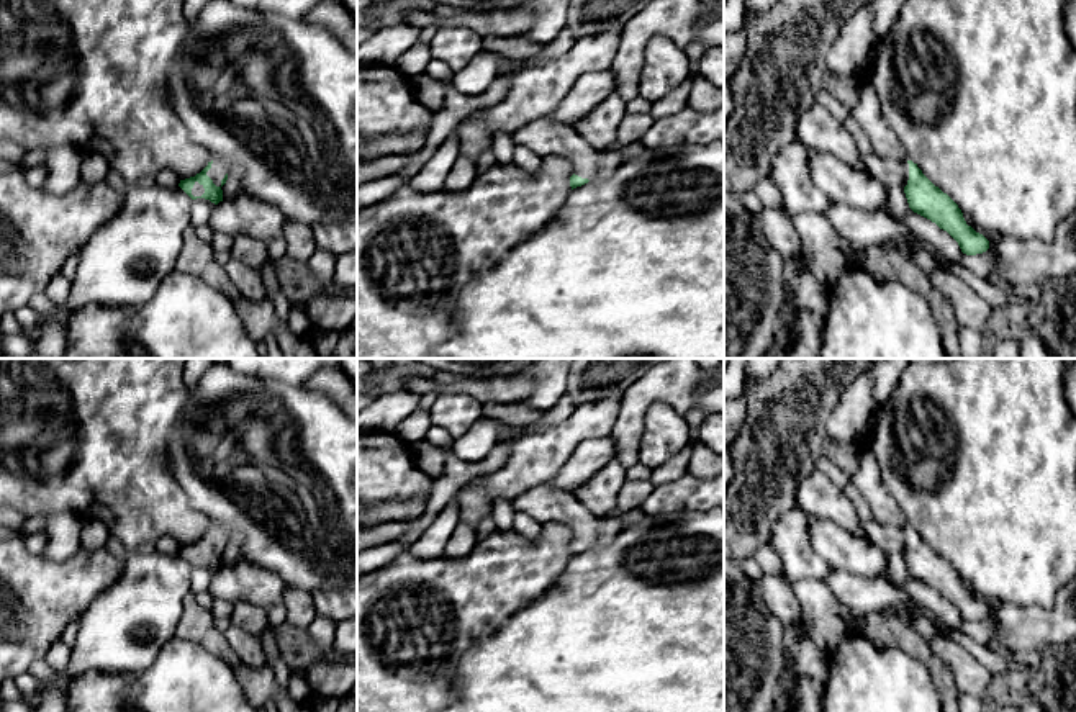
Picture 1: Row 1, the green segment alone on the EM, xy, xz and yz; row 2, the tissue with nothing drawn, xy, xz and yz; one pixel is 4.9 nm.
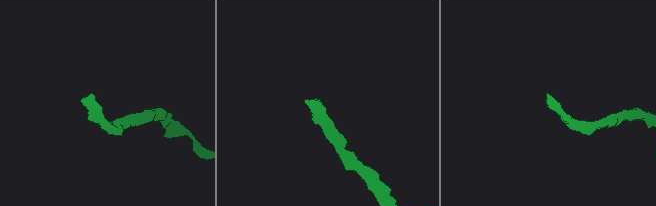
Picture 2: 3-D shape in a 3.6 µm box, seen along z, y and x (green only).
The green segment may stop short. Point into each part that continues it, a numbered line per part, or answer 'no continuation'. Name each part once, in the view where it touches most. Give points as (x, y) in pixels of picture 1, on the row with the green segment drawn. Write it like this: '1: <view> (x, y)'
1: xy (218, 169)

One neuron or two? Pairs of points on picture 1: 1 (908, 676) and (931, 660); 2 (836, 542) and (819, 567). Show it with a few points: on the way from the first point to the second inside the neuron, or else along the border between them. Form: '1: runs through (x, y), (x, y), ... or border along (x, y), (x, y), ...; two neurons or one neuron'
1: border along (913, 657), (926, 666), (939, 694); two neurons
2: border along (808, 524), (808, 539), (813, 549), (831, 568); two neurons

